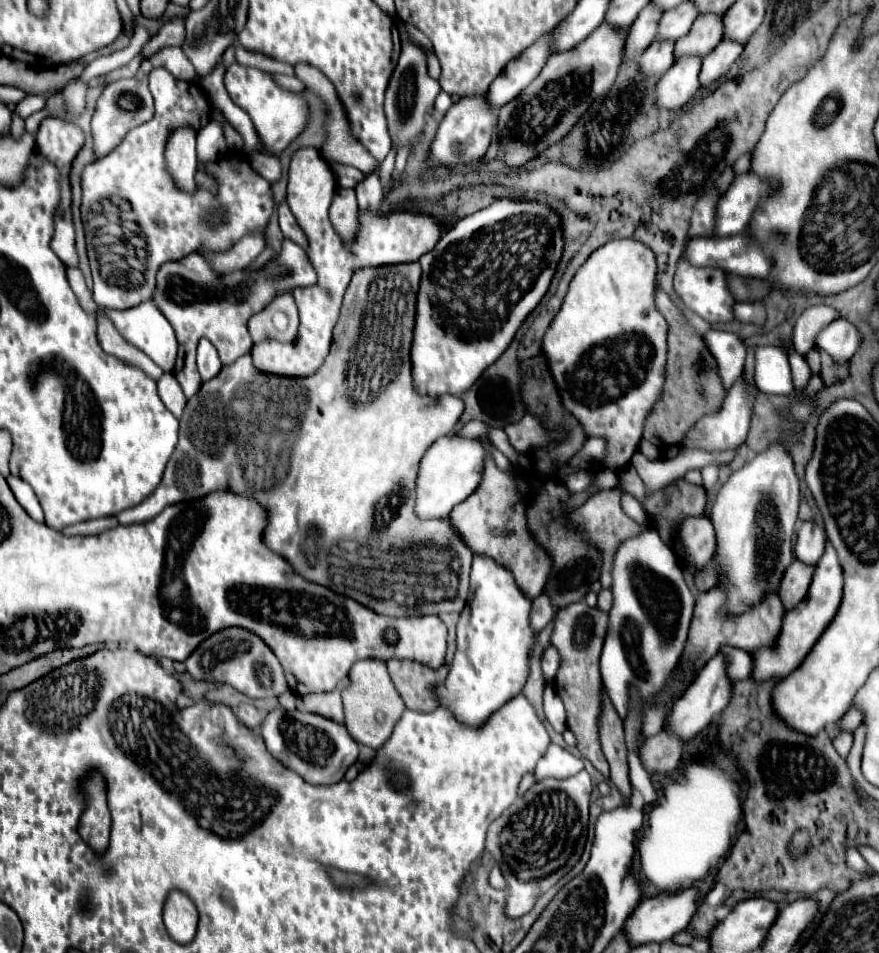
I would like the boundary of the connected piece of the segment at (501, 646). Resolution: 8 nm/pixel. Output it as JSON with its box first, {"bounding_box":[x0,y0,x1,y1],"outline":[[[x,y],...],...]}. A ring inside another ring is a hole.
{"bounding_box":[437,555,537,725],"outline":[[[475,555],[470,573],[471,585],[477,587],[475,597],[473,597],[474,589],[470,588],[467,604],[463,613],[460,614],[456,627],[455,659],[453,659],[453,665],[445,679],[445,685],[437,687],[437,695],[439,695],[441,703],[447,703],[449,709],[453,709],[455,717],[461,723],[481,725],[503,703],[507,703],[511,697],[521,693],[521,689],[527,681],[527,675],[529,675],[529,661],[531,661],[537,633],[533,631],[531,621],[529,621],[531,597],[527,597],[521,589],[517,589],[519,585],[507,567],[495,563],[487,555]]]}

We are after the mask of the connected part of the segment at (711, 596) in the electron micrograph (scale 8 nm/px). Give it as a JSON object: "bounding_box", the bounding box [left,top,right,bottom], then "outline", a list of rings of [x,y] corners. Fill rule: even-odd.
{"bounding_box":[681,587,783,673],"outline":[[[713,587],[711,591],[703,593],[701,597],[697,597],[695,603],[695,613],[693,613],[693,621],[691,621],[691,629],[689,629],[689,639],[685,645],[685,651],[681,655],[681,665],[685,661],[693,663],[693,671],[691,673],[699,673],[705,663],[719,653],[721,647],[729,645],[729,647],[737,647],[747,651],[749,655],[753,655],[755,651],[763,649],[763,647],[775,647],[777,637],[781,633],[781,625],[783,625],[783,603],[779,599],[779,595],[767,597],[765,601],[761,601],[761,605],[757,605],[757,609],[751,609],[749,613],[741,615],[741,617],[717,617],[717,609],[721,607],[723,601],[723,593]]]}

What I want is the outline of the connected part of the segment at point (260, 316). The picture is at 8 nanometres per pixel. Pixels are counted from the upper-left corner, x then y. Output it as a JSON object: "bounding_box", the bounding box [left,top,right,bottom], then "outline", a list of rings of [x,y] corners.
{"bounding_box":[249,299,299,343],"outline":[[[275,299],[269,307],[249,319],[249,333],[255,343],[265,339],[277,339],[289,343],[297,337],[299,315],[297,313],[283,313],[279,315],[279,299]]]}

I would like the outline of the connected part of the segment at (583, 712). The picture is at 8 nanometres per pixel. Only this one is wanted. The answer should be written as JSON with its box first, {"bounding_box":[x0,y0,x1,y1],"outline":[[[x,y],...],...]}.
{"bounding_box":[551,601,609,779],"outline":[[[585,601],[573,603],[567,609],[561,609],[555,617],[555,631],[551,637],[553,647],[561,653],[561,669],[557,673],[557,679],[553,687],[557,689],[557,695],[565,703],[567,709],[567,727],[577,737],[577,749],[585,759],[593,763],[593,767],[609,779],[609,765],[603,757],[601,743],[599,743],[599,717],[603,713],[603,701],[601,701],[601,675],[599,675],[599,655],[603,649],[605,633],[607,633],[609,617],[607,613],[589,607]]]}

